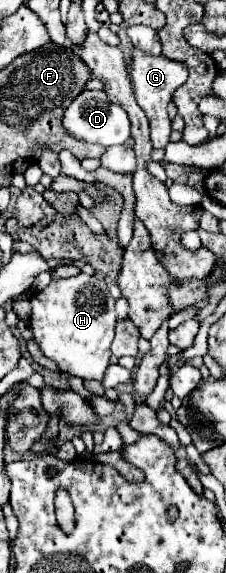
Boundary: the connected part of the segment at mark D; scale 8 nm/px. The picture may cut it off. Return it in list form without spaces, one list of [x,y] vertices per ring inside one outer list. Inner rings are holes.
[[[84,90],[82,96],[78,96],[70,108],[64,114],[64,126],[68,128],[68,132],[76,138],[82,138],[86,142],[94,142],[100,144],[104,148],[114,146],[114,144],[124,144],[130,136],[130,122],[128,122],[128,114],[118,108],[118,104],[110,102],[106,92],[98,92],[98,90]]]

